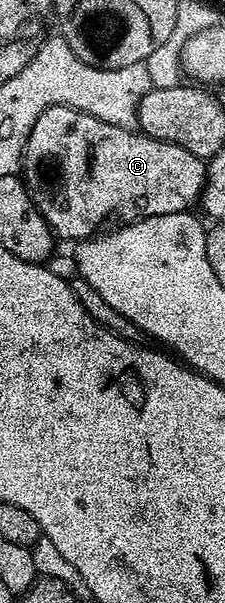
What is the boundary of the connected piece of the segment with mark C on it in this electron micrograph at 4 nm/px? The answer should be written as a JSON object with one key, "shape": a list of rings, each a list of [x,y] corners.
{"shape":[[[63,106],[46,109],[42,113],[42,117],[38,117],[38,121],[32,130],[32,135],[28,138],[28,145],[24,148],[22,178],[24,184],[28,187],[28,191],[32,195],[33,201],[36,202],[36,207],[48,223],[48,227],[52,231],[53,236],[60,238],[61,235],[64,239],[79,241],[81,239],[90,239],[93,235],[103,232],[105,229],[115,229],[126,223],[136,223],[139,219],[145,219],[146,217],[188,211],[189,208],[191,208],[191,203],[194,202],[195,199],[197,202],[204,194],[206,163],[205,160],[198,158],[194,153],[182,149],[177,143],[163,143],[154,137],[141,133],[139,130],[110,125],[90,113],[79,111],[73,107]]]}

